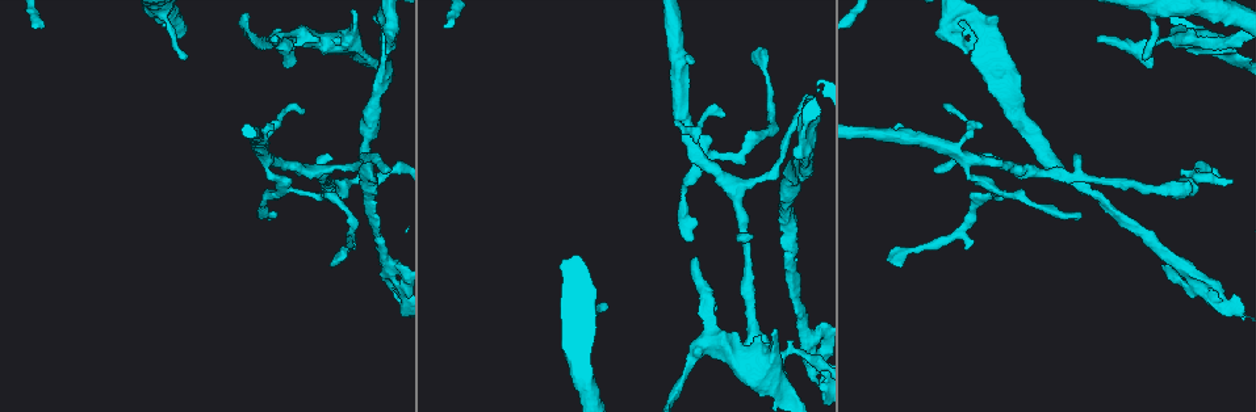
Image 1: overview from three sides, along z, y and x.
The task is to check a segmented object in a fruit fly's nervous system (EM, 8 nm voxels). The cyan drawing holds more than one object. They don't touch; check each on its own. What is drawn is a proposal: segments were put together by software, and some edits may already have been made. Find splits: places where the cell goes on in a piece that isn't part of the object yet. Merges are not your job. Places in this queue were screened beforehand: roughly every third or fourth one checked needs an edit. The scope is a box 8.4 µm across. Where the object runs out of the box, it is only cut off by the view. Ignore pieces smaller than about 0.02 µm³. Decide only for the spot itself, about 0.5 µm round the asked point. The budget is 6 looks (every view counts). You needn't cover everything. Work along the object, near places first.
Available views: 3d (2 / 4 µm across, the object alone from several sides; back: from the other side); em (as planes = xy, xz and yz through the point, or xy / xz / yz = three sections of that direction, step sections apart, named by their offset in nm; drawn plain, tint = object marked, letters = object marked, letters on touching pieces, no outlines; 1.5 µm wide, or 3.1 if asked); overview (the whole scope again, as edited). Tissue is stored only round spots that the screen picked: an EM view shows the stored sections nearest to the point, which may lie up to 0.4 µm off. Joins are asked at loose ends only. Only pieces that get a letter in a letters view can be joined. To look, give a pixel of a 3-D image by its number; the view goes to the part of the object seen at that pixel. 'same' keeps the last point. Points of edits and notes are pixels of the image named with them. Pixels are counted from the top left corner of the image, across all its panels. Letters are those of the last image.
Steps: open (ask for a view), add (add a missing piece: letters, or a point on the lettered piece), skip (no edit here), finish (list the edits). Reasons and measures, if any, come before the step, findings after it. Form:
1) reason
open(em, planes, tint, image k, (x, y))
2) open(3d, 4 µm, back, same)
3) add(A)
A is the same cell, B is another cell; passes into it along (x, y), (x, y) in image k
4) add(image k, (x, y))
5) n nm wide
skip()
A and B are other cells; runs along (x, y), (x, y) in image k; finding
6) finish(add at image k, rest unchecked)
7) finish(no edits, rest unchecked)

open(em, planes, letters, image 1, (1232, 181))

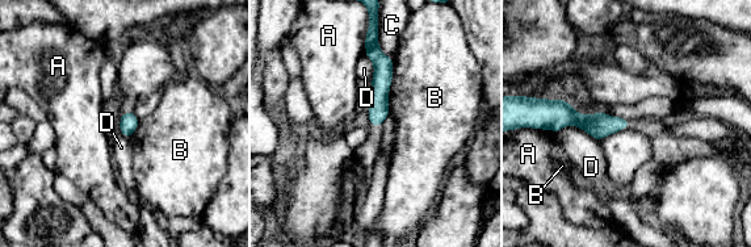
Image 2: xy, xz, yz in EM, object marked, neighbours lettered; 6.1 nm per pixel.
skip()
A, B, C and D are other cells; border along (393, 59), (389, 113) in image 2; no lettered piece goes on from it

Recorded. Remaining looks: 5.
branch stops here
open(3d, 2 µm, image 1, (606, 302))

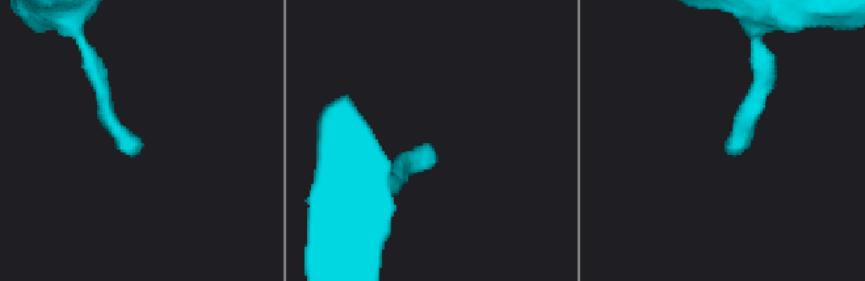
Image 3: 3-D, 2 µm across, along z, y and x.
shape alone is not enough
open(em, planes, letters, image 3, (432, 153))

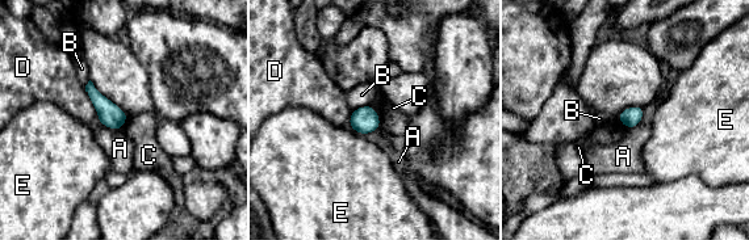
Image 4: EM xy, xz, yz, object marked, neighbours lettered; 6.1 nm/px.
skip()
A, B, C, D and E are other cells; border along (615, 117), (628, 129) in image 4; none of them fits

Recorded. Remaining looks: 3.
free end
open(em, xy, step 4, letters, image 1, (722, 113))

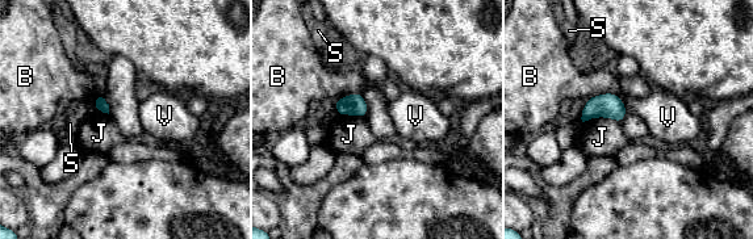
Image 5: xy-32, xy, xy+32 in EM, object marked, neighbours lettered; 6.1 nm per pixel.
J touches over 240 nm
skip()
B, J, S and V are other cells; border along (618, 95), (627, 108) in image 5; none of them fits

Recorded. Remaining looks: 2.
finish(no edits, rest unchecked)

